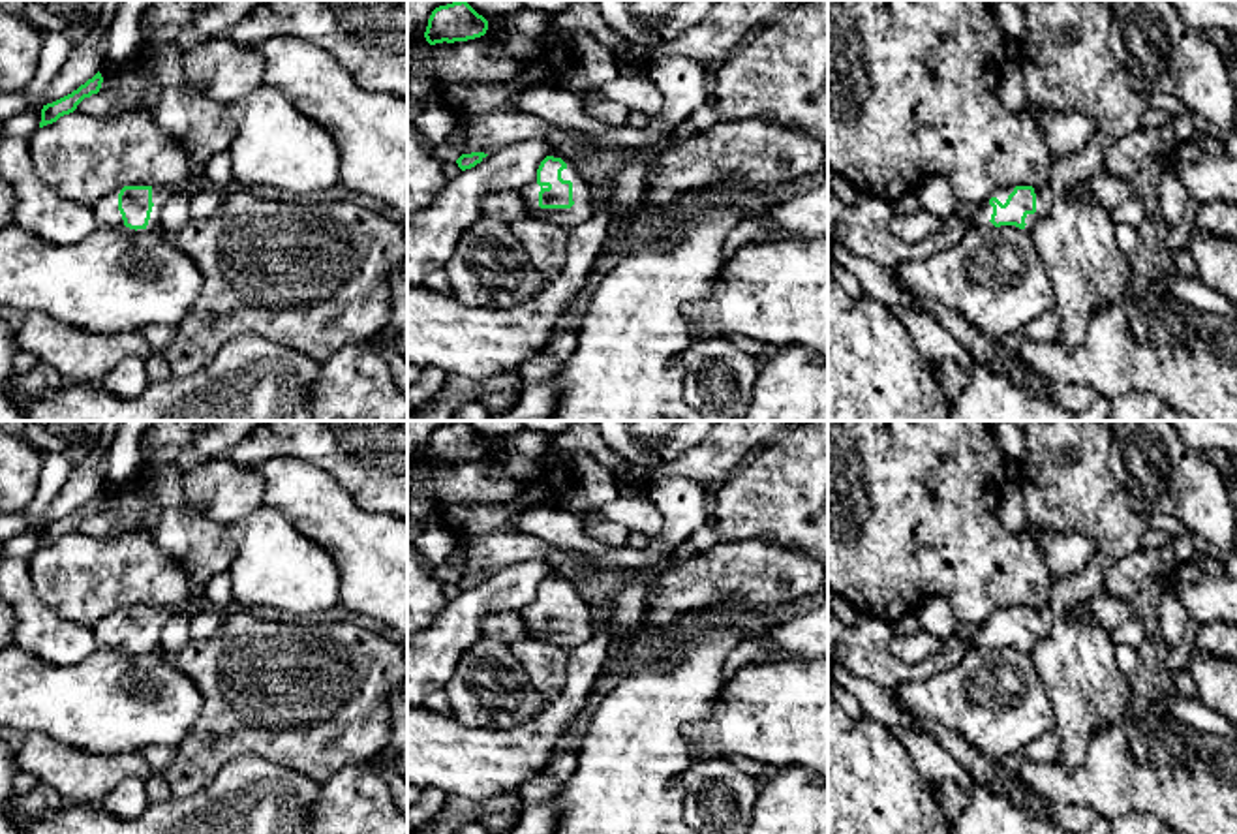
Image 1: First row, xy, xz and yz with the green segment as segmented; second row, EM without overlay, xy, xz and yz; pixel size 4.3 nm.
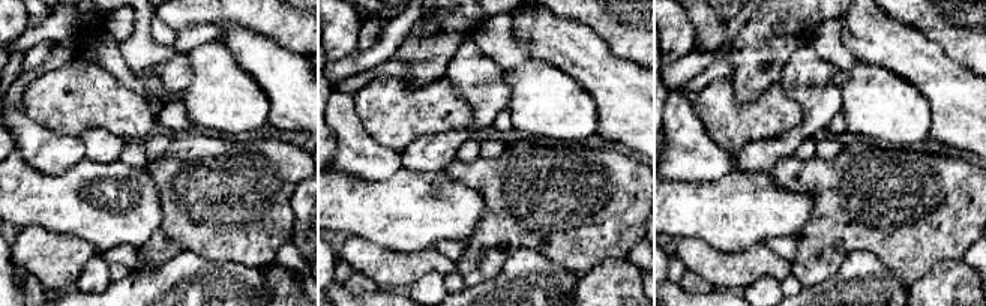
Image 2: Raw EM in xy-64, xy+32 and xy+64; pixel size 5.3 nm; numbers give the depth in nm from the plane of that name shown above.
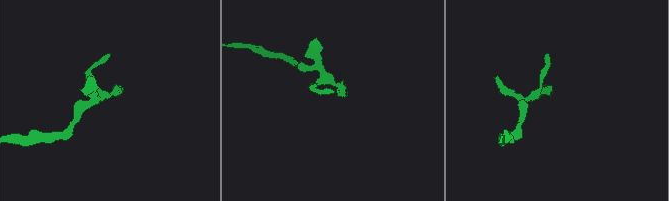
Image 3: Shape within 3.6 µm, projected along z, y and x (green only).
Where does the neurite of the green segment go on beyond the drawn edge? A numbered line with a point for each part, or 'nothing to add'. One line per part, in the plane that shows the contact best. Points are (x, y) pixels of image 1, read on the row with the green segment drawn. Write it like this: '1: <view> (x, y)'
1: xz (580, 211)

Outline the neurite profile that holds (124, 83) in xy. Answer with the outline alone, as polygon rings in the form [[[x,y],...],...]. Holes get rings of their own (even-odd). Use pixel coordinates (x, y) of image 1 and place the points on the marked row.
[[[118,71],[109,88],[84,98],[73,113],[105,116],[111,113],[115,101],[133,92],[141,94],[141,105],[150,113],[158,105],[161,86],[156,79],[146,81],[135,71]]]

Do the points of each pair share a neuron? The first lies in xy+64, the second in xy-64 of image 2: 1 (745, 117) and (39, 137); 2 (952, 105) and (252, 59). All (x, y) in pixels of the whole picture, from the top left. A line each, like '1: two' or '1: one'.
1: two
2: one

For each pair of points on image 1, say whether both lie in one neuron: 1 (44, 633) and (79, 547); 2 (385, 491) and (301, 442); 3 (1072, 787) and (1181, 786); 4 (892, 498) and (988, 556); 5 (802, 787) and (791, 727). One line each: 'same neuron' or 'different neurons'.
1: different neurons
2: same neuron
3: same neuron
4: same neuron
5: different neurons

